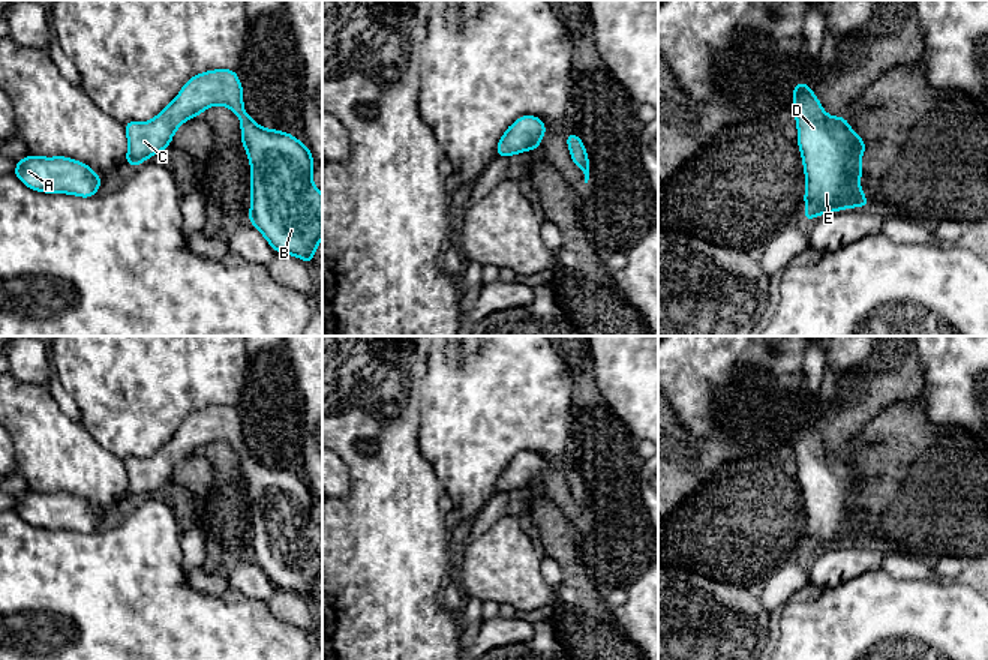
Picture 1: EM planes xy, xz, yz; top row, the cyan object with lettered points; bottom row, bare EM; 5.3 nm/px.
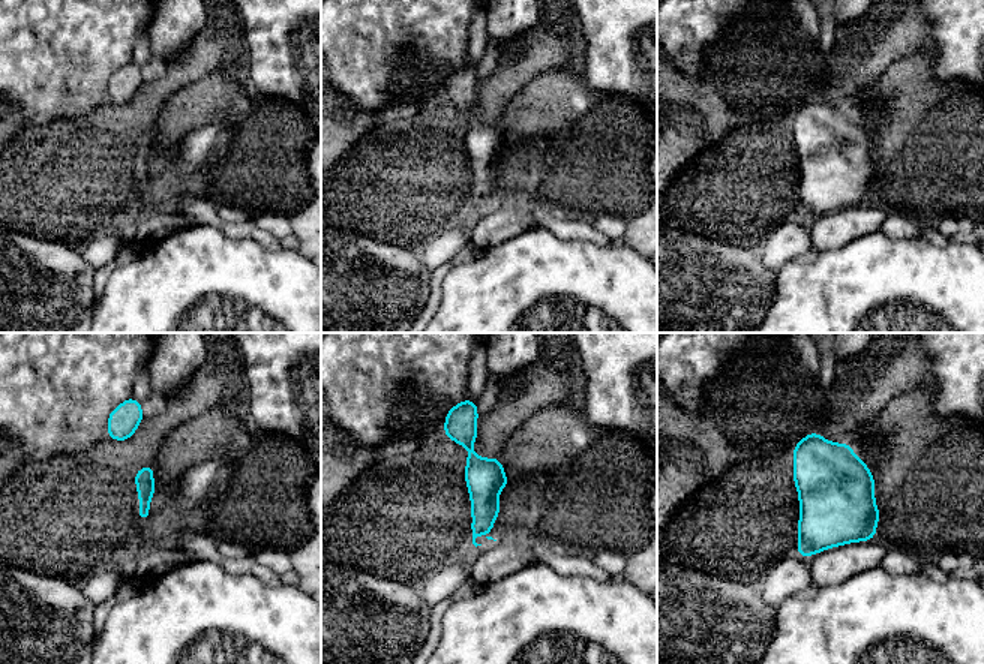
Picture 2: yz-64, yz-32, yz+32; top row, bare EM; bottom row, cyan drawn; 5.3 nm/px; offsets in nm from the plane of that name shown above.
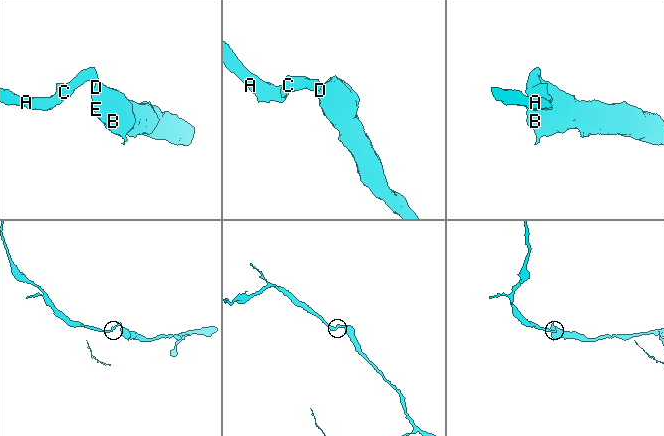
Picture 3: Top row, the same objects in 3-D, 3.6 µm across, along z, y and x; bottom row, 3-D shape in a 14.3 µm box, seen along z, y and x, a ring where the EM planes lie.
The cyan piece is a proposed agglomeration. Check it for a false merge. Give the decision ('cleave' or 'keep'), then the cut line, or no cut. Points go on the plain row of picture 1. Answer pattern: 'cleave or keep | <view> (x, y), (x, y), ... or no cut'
keep | no cut

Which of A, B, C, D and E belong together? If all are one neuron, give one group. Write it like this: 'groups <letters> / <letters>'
groups A B C D E

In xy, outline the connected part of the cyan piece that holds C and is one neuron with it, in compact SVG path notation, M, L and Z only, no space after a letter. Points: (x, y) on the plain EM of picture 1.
M235 406L195 411L153 456L127 458L126 500L136 502L160 489L181 459L213 441L228 442L241 459L241 478L252 502L247 556L276 588L298 592L312 602L322 574L322 530L312 516L312 489L295 472L264 465L246 450Z

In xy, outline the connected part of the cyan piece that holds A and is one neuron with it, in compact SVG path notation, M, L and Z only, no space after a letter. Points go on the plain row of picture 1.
M27 492L16 498L13 510L30 525L48 530L70 530L82 534L93 532L100 522L88 501L57 492Z

